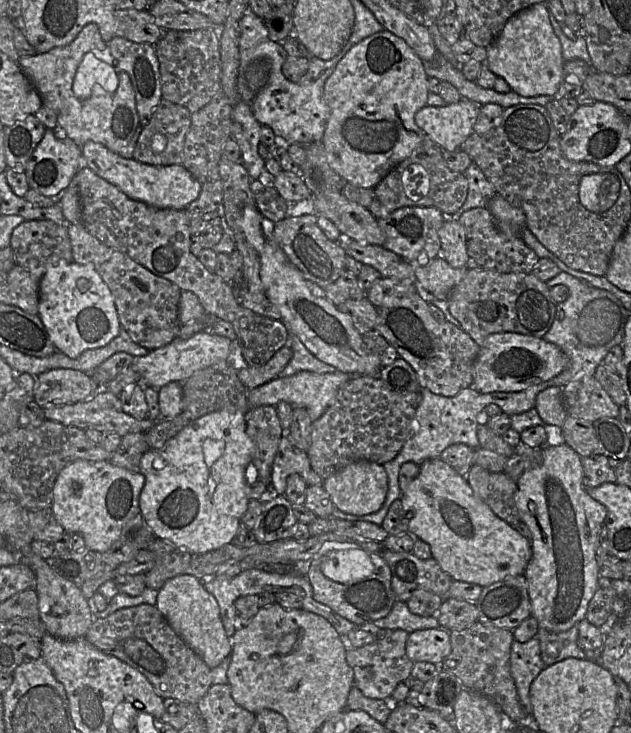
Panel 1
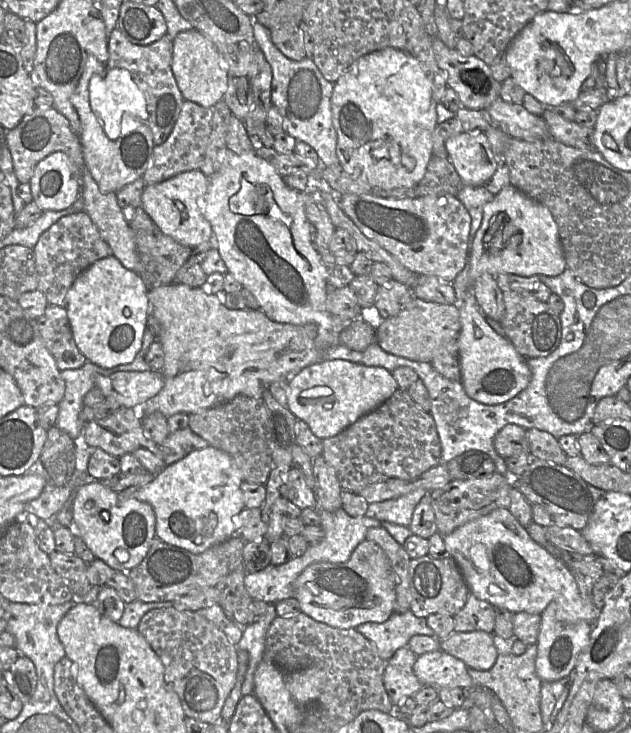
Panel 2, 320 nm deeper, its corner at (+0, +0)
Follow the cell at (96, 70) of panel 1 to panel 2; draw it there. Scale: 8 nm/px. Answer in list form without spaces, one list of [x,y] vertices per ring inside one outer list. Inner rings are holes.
[[[123,68],[107,69],[105,74],[94,74],[89,81],[90,105],[103,124],[105,134],[111,140],[121,135],[121,120],[125,113],[138,118],[142,123],[148,122],[146,100],[143,92],[134,82],[130,72]]]

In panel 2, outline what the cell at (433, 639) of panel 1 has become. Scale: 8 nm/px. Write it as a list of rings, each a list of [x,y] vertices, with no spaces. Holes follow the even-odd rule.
[[[442,650],[427,652],[417,656],[413,670],[423,686],[438,688],[470,688],[472,679],[468,674],[468,666],[461,660],[447,654]]]

